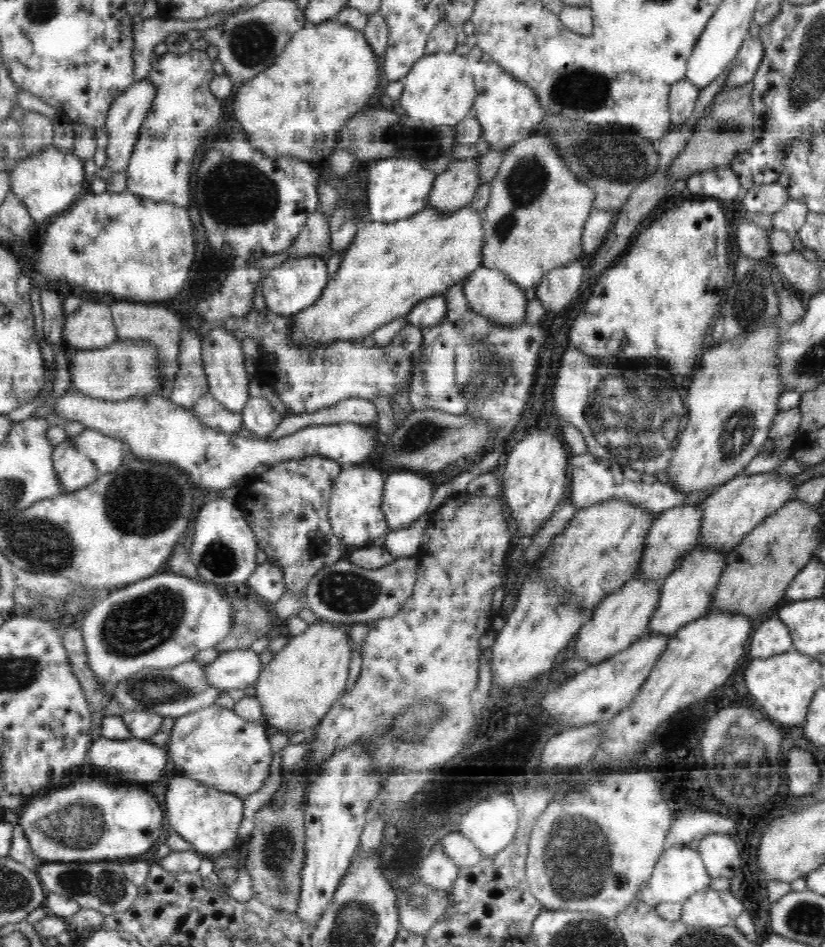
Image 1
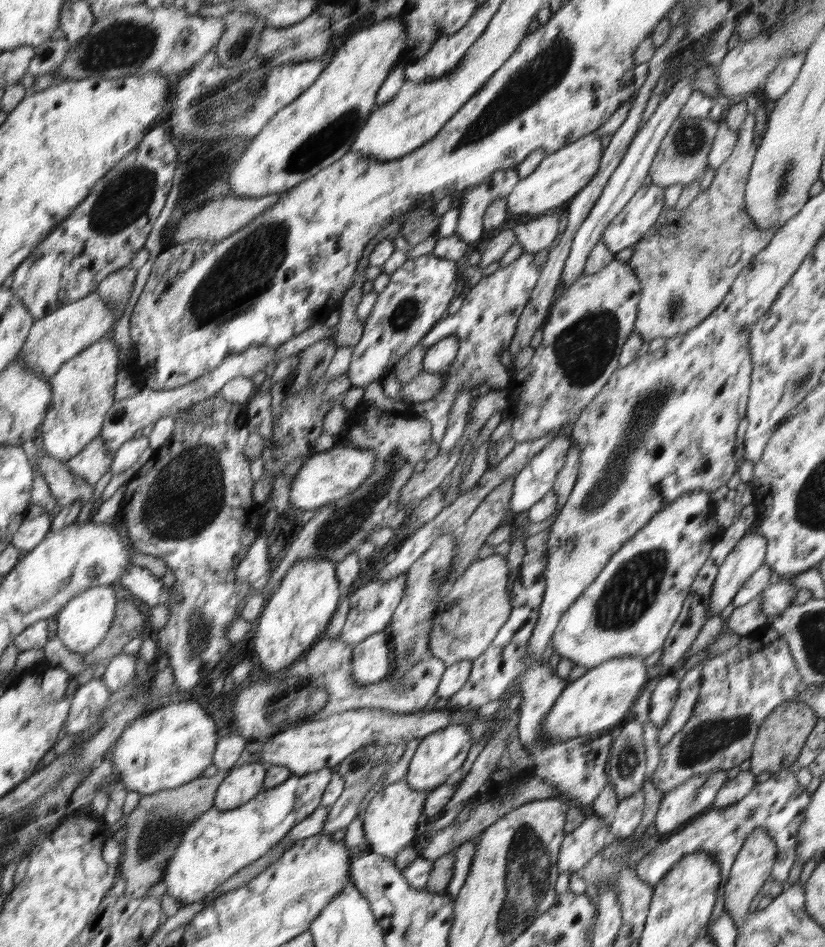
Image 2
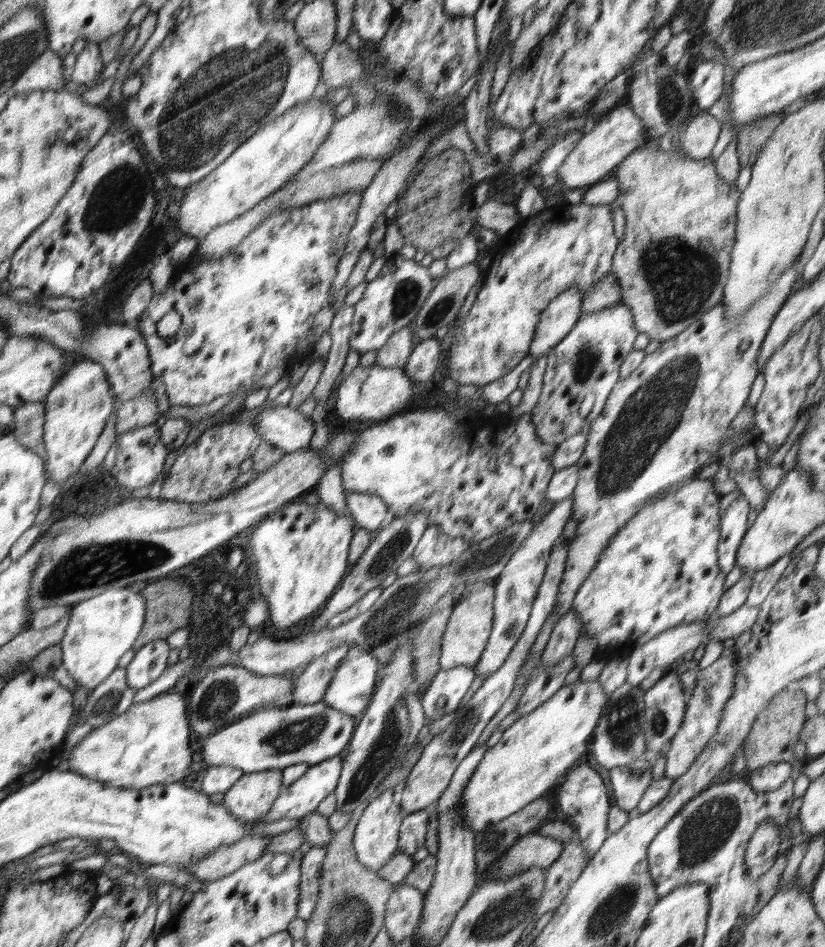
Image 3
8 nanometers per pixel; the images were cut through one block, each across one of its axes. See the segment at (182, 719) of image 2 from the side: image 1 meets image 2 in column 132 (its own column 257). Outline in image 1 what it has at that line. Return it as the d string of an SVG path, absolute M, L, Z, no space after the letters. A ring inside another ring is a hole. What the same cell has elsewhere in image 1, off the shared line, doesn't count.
M207 706L194 714L176 719L168 740L168 747L165 748L187 777L197 780L202 785L218 788L221 792L237 795L242 800L258 792L270 776L270 763L273 756L267 729L262 723L247 722L244 718L238 717L234 710L225 707Z

